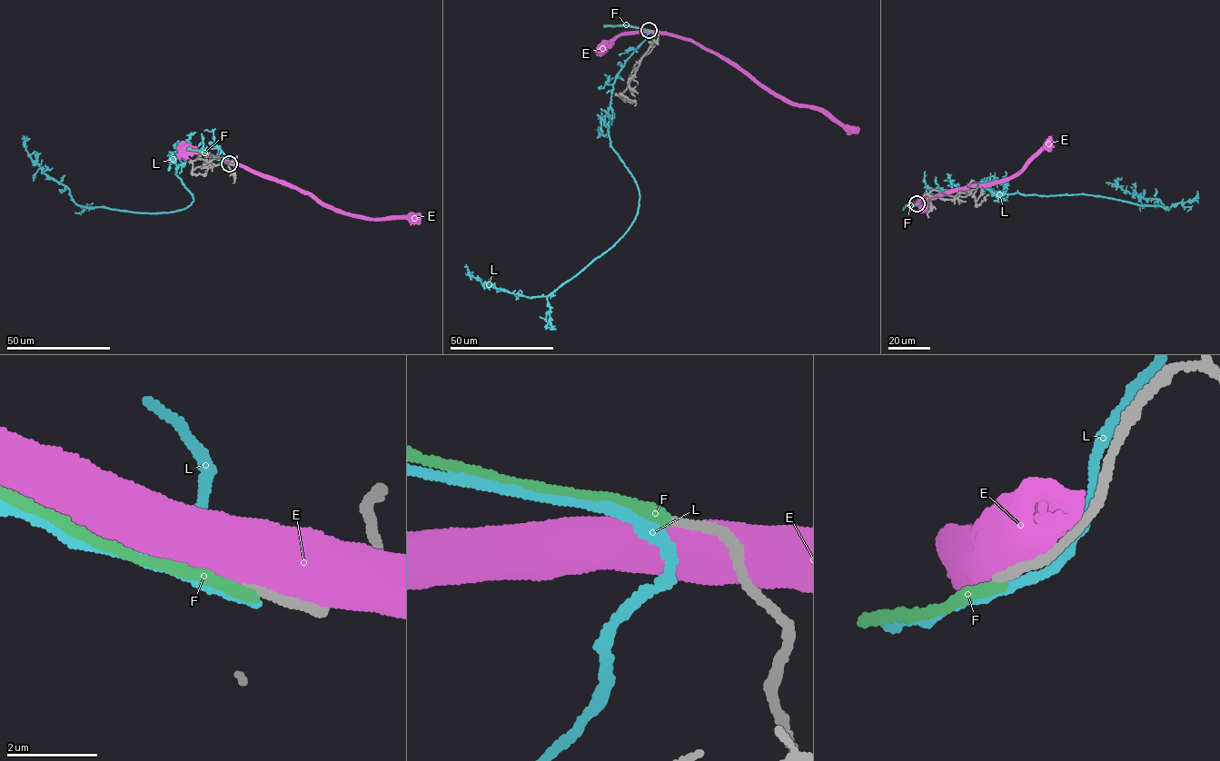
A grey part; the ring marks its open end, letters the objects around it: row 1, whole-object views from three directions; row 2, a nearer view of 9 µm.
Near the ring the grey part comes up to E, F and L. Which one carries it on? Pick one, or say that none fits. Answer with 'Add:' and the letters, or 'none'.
Add: none

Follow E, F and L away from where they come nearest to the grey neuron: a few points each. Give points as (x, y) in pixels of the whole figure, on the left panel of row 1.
E: (233, 164), (284, 181), (311, 192), (325, 203), (352, 214), (385, 219), (420, 213)
F: (230, 163), (207, 153), (187, 149)
L: (230, 164), (219, 148), (185, 150), (175, 172), (193, 200), (181, 211), (89, 208), (44, 173), (24, 136)

